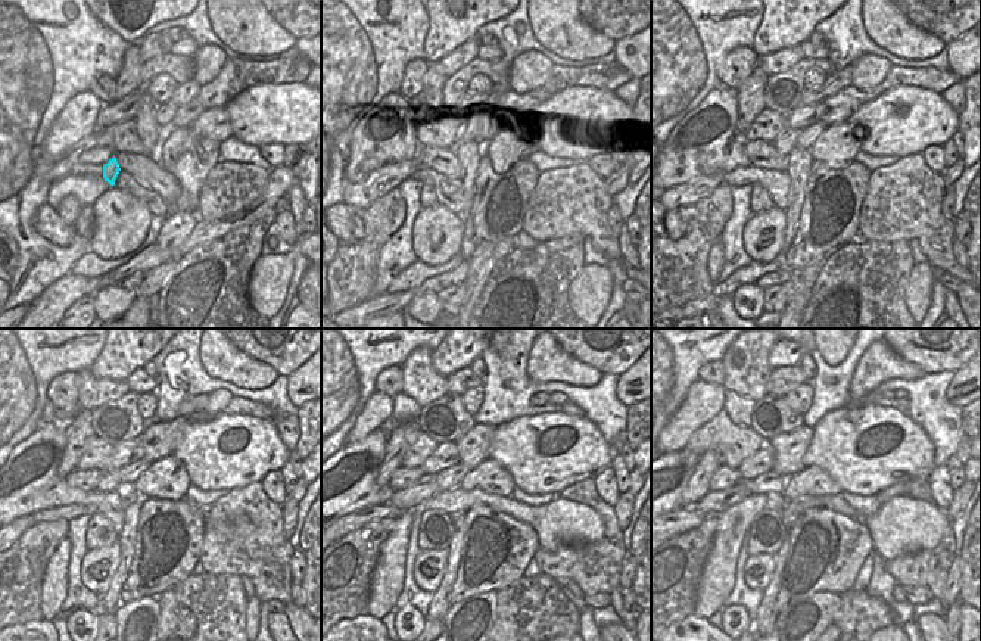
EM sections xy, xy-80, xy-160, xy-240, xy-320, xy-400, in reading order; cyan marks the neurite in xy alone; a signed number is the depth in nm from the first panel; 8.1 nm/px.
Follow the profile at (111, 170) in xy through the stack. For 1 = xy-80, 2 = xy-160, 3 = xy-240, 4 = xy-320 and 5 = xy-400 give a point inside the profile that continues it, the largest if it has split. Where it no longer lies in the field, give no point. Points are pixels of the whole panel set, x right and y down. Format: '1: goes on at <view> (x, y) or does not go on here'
1: goes on at xy-80 (429, 198)
2: goes on at xy-160 (760, 199)
3: goes on at xy-240 (100, 532)
4: goes on at xy-320 (436, 528)
5: goes on at xy-400 (768, 531)

